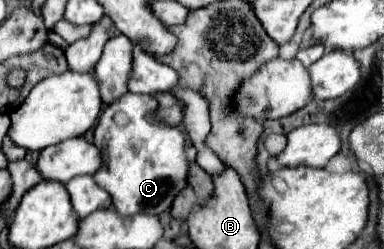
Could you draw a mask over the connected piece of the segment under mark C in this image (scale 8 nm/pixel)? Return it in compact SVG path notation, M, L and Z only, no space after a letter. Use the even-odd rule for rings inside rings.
M126 92L104 108L94 128L94 146L102 156L102 166L94 172L94 182L110 194L112 206L120 216L158 216L168 212L176 194L186 186L186 132L182 126L148 122L146 114L156 108L158 102L150 94Z

